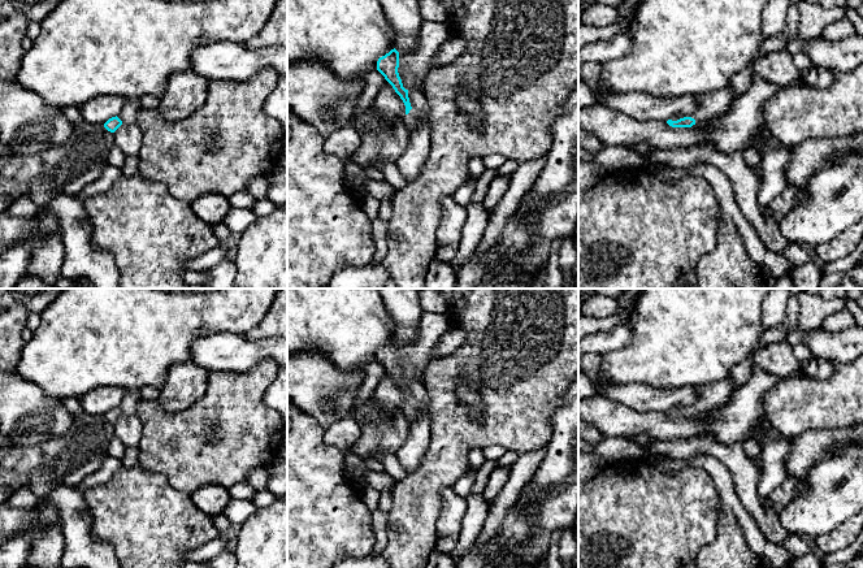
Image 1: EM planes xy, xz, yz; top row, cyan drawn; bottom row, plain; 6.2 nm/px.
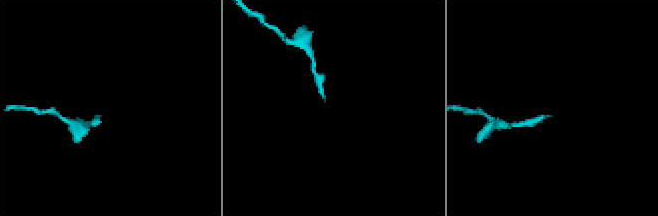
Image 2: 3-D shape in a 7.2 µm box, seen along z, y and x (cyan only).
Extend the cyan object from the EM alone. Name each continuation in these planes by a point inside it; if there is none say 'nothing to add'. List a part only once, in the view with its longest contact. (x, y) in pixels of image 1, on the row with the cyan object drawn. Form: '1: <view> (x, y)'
1: yz (716, 103)

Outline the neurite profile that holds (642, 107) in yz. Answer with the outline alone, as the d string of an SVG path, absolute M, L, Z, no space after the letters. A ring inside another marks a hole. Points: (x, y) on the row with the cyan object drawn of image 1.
M607 92L599 101L604 107L624 113L639 122L668 121L671 117L693 113L701 103L702 96L652 96L649 94Z

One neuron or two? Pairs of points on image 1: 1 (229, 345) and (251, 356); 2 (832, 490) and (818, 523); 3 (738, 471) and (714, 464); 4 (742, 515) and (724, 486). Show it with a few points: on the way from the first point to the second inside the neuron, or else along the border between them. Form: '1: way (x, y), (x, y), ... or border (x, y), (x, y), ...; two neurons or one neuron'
1: way (234, 350), (238, 354), (246, 354); one neuron
2: way (831, 498), (818, 511), (818, 515); one neuron
3: border (701, 452), (715, 456), (727, 468), (738, 497); two neurons
4: way (736, 508), (728, 499), (727, 493); one neuron

